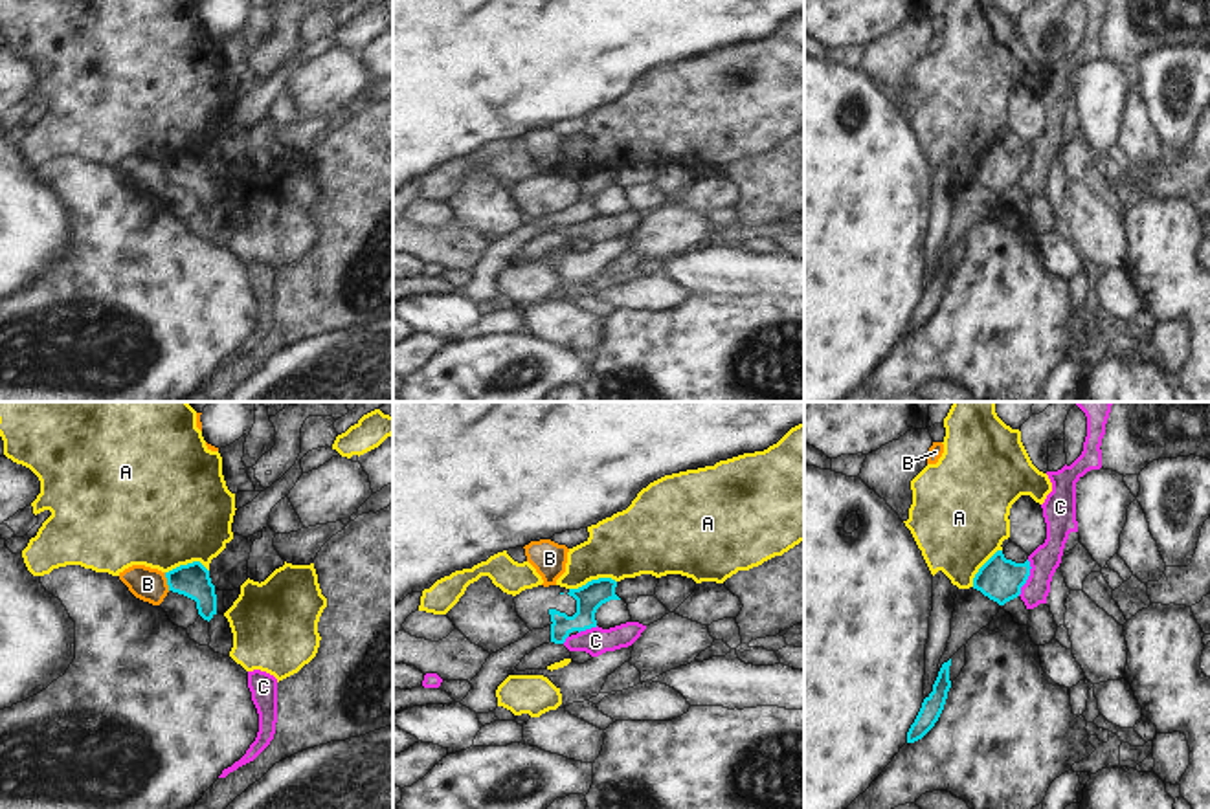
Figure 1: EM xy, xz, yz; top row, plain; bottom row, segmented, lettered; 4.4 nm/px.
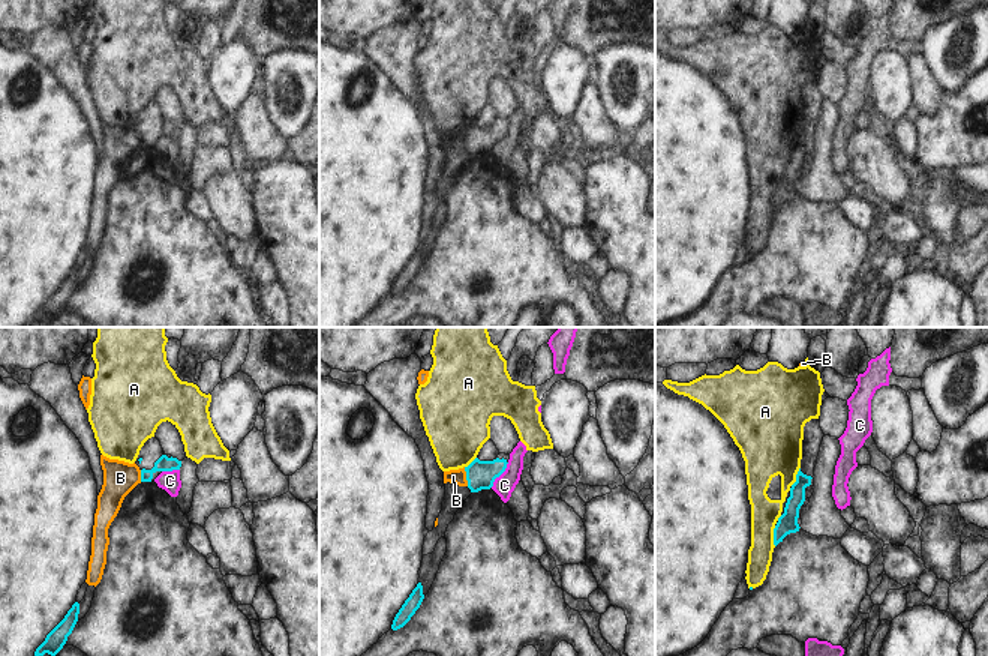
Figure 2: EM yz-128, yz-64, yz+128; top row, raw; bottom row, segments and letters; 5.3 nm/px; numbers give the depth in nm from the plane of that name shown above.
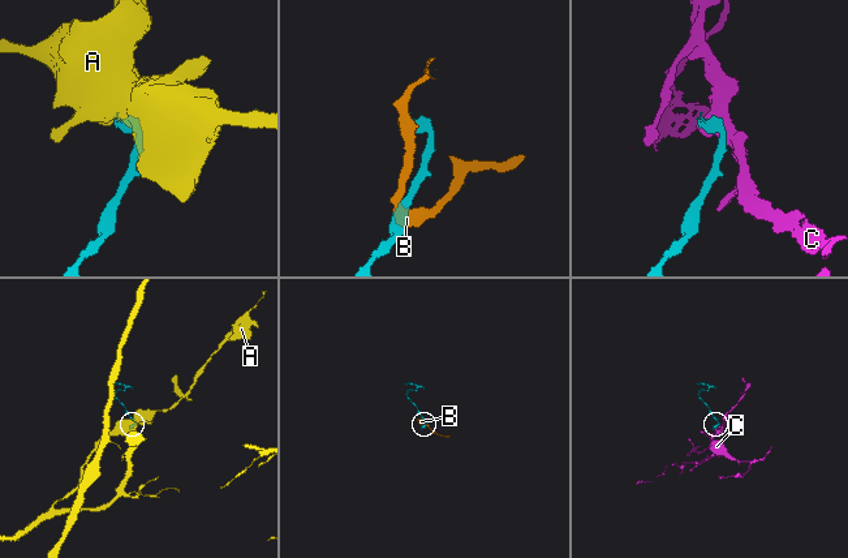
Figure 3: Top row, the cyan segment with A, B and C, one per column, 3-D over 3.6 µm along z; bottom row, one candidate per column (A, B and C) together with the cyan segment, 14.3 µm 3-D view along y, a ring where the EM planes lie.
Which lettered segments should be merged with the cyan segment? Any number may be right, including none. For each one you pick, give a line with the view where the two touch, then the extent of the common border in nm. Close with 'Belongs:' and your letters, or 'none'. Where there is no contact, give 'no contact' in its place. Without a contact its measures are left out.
Belongs: none

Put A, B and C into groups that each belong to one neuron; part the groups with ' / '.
A / B / C

